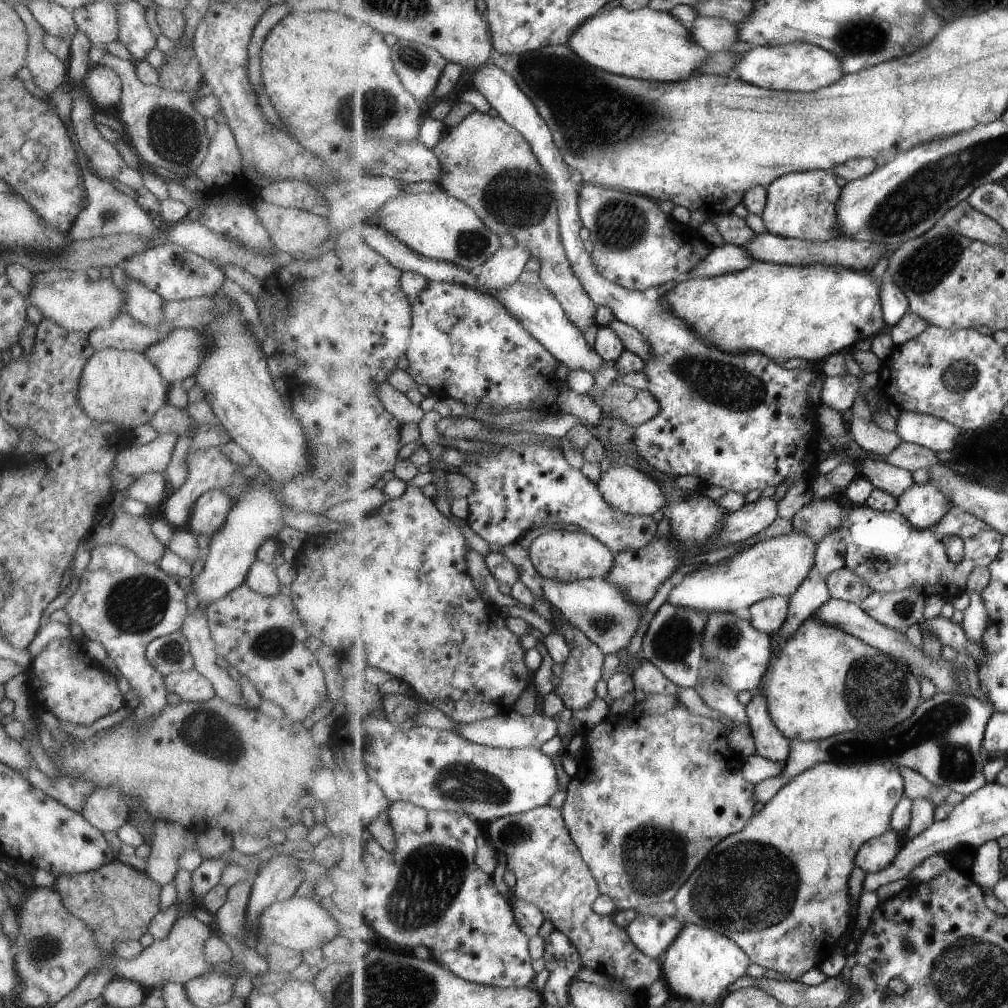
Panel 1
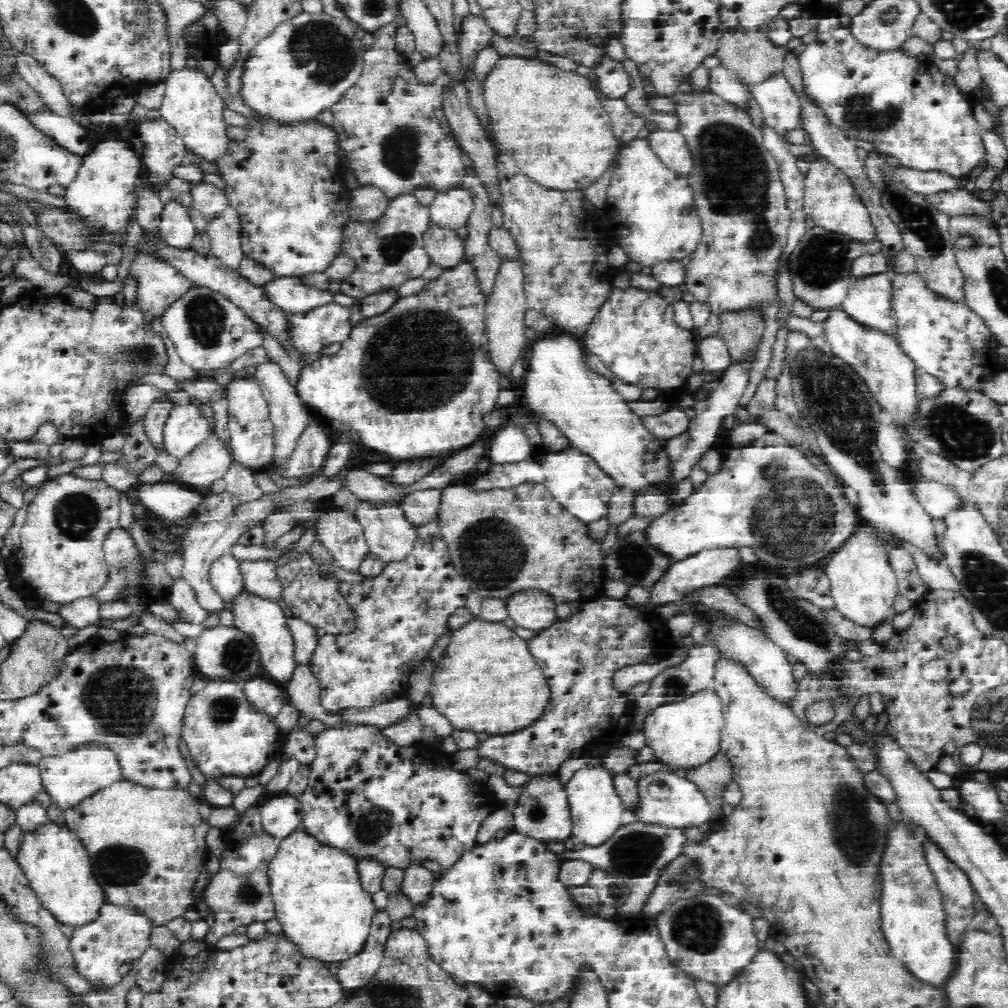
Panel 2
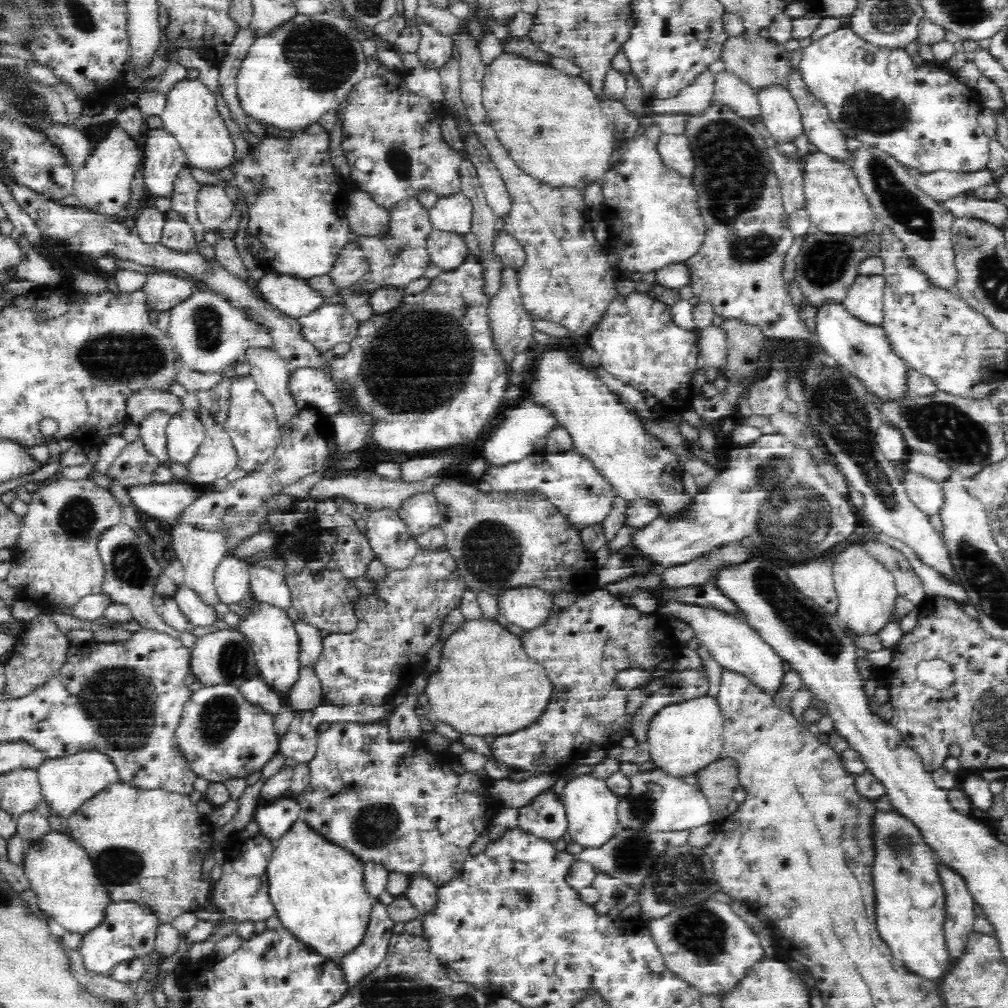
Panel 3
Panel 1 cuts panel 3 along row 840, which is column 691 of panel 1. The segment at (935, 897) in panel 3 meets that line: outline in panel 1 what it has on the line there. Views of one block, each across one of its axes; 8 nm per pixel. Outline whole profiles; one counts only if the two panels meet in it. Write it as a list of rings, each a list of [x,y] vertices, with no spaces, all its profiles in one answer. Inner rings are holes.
[[[820,763],[806,772],[796,774],[793,782],[781,793],[776,795],[766,806],[756,814],[750,824],[739,833],[723,840],[711,853],[708,859],[688,879],[685,886],[678,892],[674,902],[678,907],[678,918],[686,925],[700,925],[715,930],[734,939],[752,957],[754,963],[767,969],[774,969],[789,975],[789,980],[798,981],[800,976],[812,967],[821,965],[830,958],[832,952],[841,946],[854,928],[855,910],[853,894],[850,892],[851,878],[857,866],[857,856],[862,847],[869,840],[876,839],[892,828],[893,816],[896,807],[906,794],[907,782],[904,773],[898,765],[891,764],[855,764],[843,765],[840,763]]]

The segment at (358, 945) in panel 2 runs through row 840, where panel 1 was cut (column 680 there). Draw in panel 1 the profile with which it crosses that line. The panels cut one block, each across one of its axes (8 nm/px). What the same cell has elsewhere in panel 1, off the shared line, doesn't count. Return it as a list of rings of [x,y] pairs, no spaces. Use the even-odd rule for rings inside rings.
[[[756,261],[749,269],[746,269],[746,270],[743,270],[740,272],[733,272],[732,274],[718,275],[715,277],[700,277],[700,278],[688,279],[688,280],[682,281],[681,283],[678,283],[671,290],[671,292],[665,296],[665,298],[660,298],[660,300],[664,300],[665,304],[670,305],[675,313],[677,313],[682,318],[685,318],[687,321],[689,321],[689,323],[693,326],[693,328],[698,330],[699,334],[702,333],[703,336],[707,337],[708,340],[710,340],[712,343],[715,344],[715,346],[718,345],[721,349],[724,349],[726,352],[744,353],[744,352],[748,352],[751,350],[757,350],[757,351],[766,353],[768,356],[770,356],[770,358],[773,358],[775,361],[779,361],[779,364],[783,365],[784,362],[788,362],[788,360],[790,360],[790,358],[803,358],[806,361],[807,360],[816,360],[816,362],[818,362],[818,360],[825,360],[826,361],[829,358],[829,356],[832,356],[834,353],[847,352],[848,350],[852,350],[852,349],[856,348],[857,344],[861,340],[866,340],[866,339],[869,339],[870,337],[874,338],[876,335],[880,334],[879,332],[882,332],[882,330],[884,330],[884,328],[886,328],[886,324],[887,324],[887,320],[885,317],[885,308],[883,305],[883,300],[882,300],[882,295],[881,295],[883,288],[884,288],[884,282],[879,283],[877,281],[877,279],[875,279],[873,277],[873,273],[871,272],[871,270],[857,271],[857,270],[854,270],[851,268],[841,267],[838,265],[830,266],[830,265],[825,265],[822,263],[818,263],[818,264],[810,265],[810,266],[800,266],[800,265],[781,265],[778,263],[771,263],[768,261]]]

